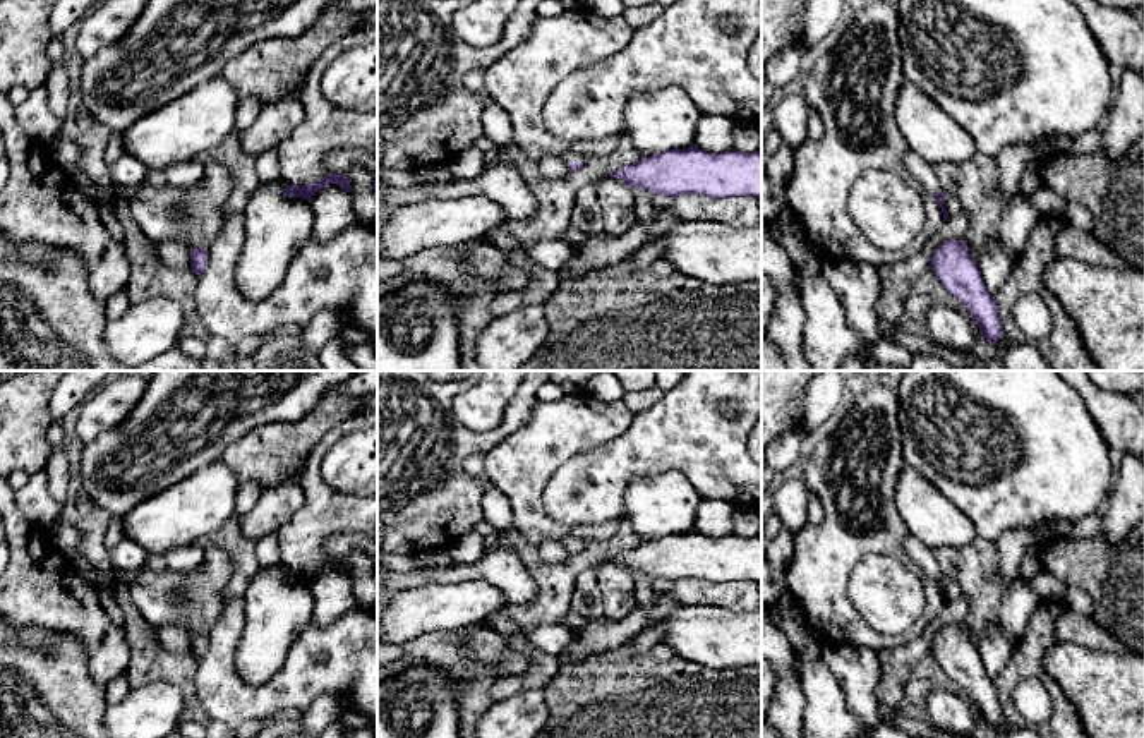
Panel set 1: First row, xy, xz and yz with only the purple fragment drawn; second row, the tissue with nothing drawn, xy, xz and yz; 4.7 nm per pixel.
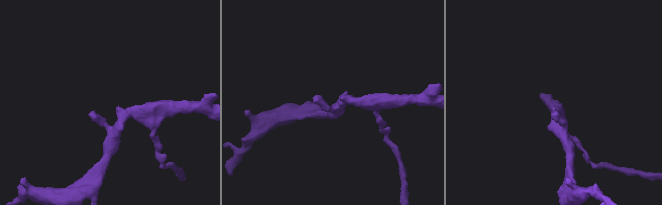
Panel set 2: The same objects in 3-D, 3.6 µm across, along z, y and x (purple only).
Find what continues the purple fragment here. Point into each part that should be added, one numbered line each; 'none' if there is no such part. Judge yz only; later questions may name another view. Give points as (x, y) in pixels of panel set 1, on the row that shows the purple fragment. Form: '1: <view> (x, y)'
1: yz (920, 172)

